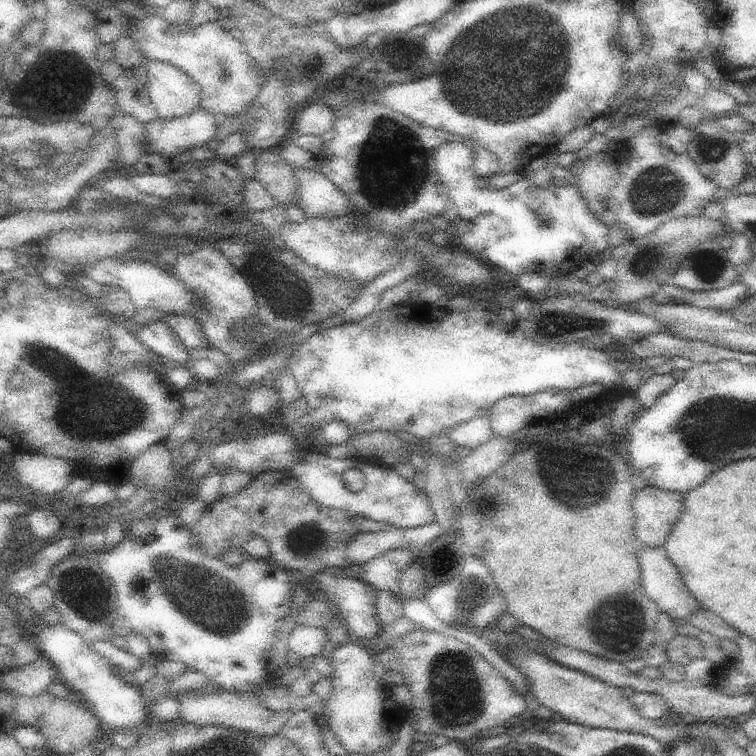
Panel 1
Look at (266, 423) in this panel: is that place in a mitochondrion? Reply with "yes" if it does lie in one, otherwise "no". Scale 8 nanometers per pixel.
no

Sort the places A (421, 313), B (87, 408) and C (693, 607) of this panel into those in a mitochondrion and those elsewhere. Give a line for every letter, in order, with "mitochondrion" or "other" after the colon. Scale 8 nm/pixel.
A: other
B: mitochondrion
C: other

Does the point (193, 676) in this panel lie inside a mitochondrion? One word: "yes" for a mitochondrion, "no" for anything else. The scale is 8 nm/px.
no

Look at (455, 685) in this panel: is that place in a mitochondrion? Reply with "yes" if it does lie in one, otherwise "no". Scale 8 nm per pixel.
yes

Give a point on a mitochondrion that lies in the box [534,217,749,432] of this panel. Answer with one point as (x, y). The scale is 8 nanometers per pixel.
(707, 266)

